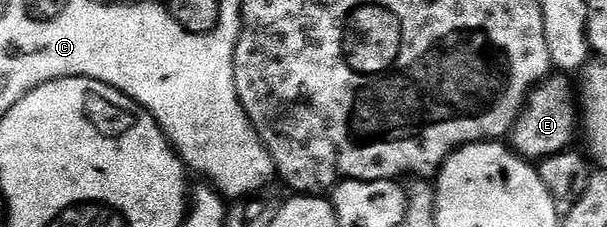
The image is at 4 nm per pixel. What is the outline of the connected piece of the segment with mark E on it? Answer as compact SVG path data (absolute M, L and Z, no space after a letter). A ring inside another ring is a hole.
M551 75L530 90L526 108L518 116L512 130L512 148L520 157L537 163L543 157L551 157L571 148L570 140L580 129L580 101L576 96L576 85L569 76Z

